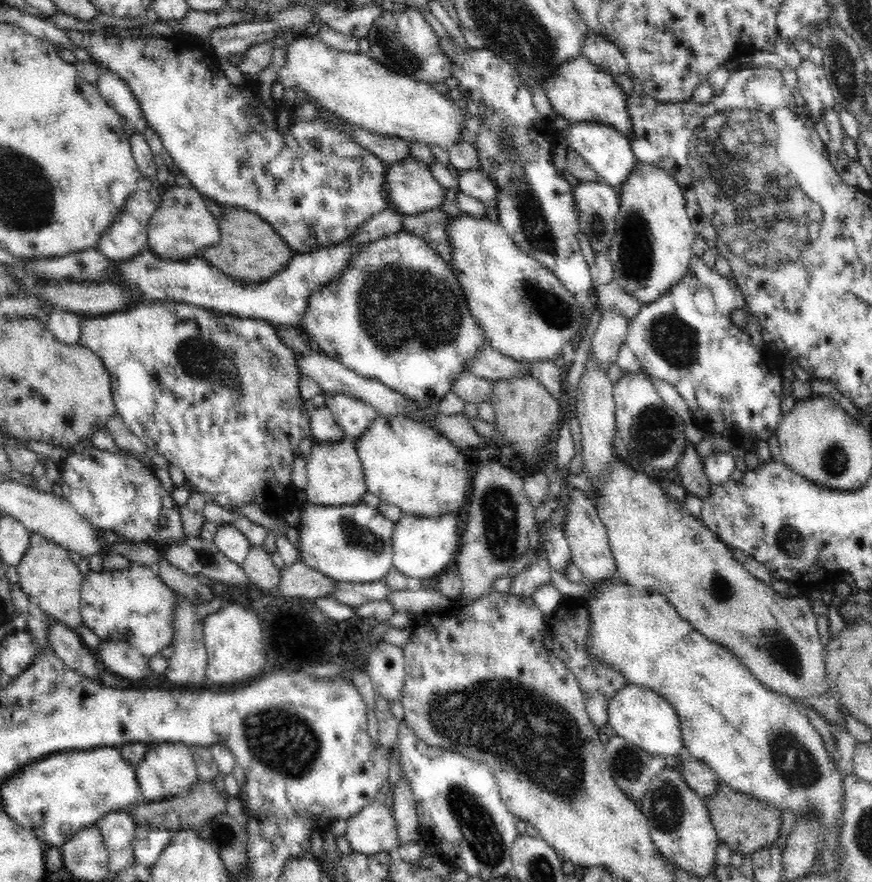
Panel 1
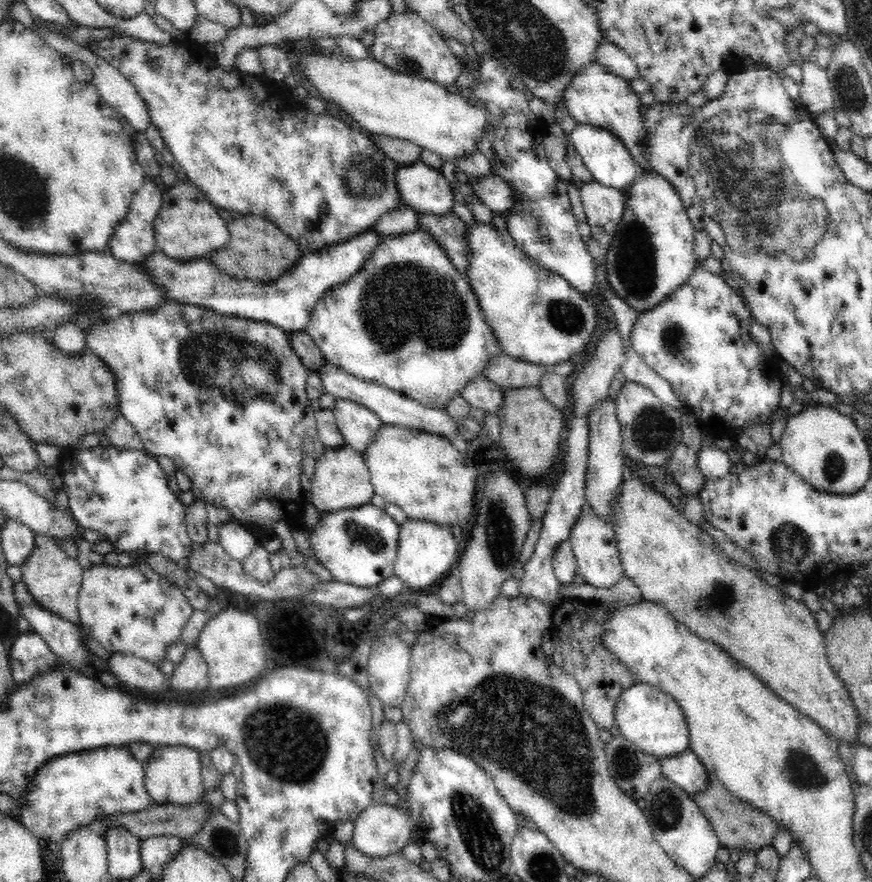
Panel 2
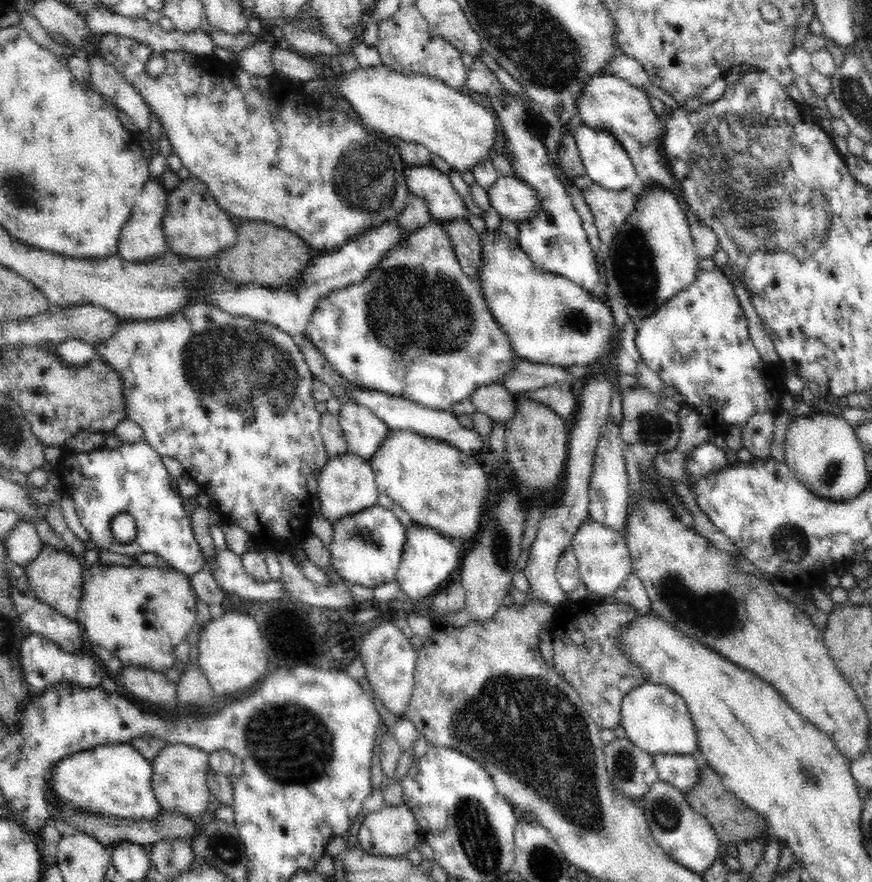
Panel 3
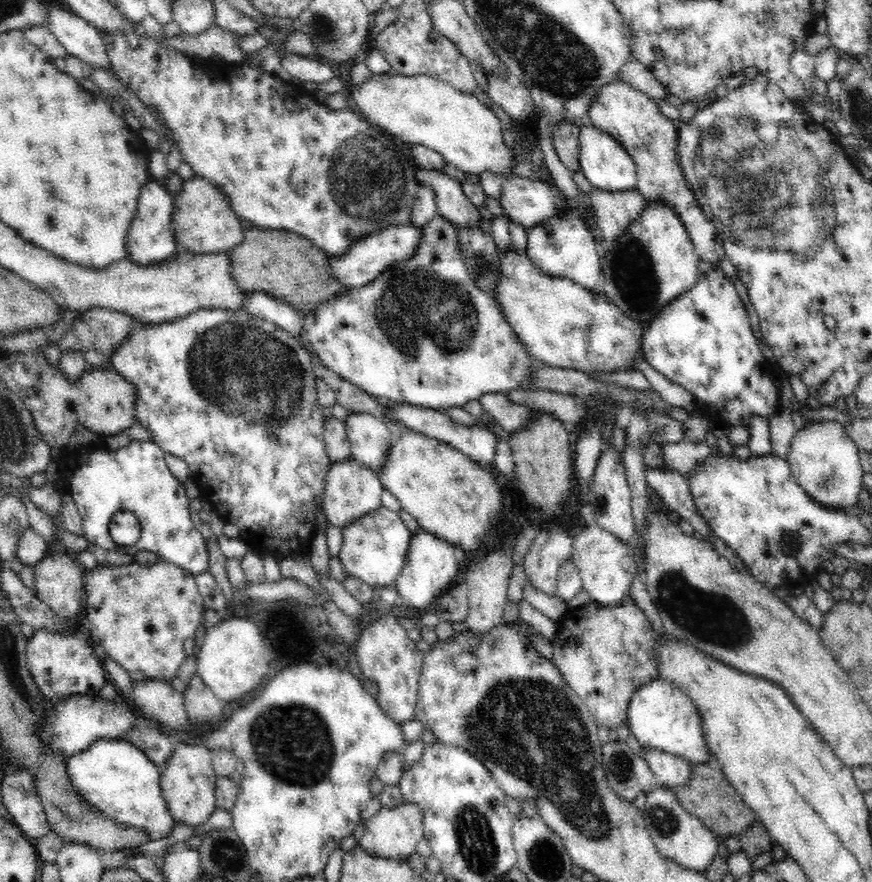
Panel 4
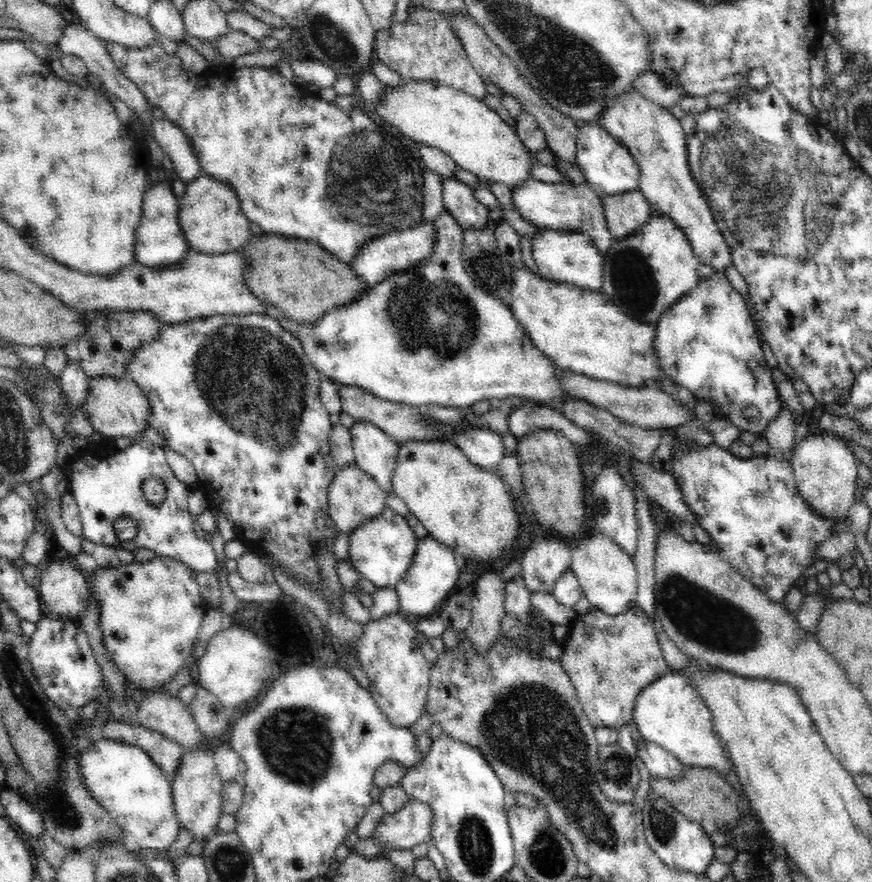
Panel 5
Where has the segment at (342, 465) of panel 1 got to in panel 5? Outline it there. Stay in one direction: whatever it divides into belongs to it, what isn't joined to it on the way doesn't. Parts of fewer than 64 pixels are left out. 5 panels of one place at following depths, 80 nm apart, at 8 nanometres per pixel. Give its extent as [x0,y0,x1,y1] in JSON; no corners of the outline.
[329,463,386,534]

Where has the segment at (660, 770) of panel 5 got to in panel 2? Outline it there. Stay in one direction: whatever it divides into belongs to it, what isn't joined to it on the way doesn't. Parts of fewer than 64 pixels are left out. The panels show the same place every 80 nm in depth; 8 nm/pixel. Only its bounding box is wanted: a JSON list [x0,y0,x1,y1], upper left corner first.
[659,750,710,796]

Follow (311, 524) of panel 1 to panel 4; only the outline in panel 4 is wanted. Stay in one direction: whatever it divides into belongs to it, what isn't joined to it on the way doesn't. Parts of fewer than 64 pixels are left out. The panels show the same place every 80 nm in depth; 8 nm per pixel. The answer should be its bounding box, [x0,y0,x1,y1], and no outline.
[337,506,413,587]

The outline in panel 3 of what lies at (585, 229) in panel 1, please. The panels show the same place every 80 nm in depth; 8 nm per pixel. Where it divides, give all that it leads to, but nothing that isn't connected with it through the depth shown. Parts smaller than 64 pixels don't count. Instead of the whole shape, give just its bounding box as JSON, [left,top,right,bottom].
[583,183,637,246]

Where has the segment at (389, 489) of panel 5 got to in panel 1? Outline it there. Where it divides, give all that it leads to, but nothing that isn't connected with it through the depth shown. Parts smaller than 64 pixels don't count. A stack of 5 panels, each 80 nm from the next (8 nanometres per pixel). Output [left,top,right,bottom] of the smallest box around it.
[323,393,378,444]

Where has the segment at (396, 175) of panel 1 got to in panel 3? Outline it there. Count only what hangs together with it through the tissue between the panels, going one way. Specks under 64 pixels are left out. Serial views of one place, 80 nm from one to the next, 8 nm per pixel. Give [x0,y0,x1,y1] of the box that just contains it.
[405,165,469,223]

